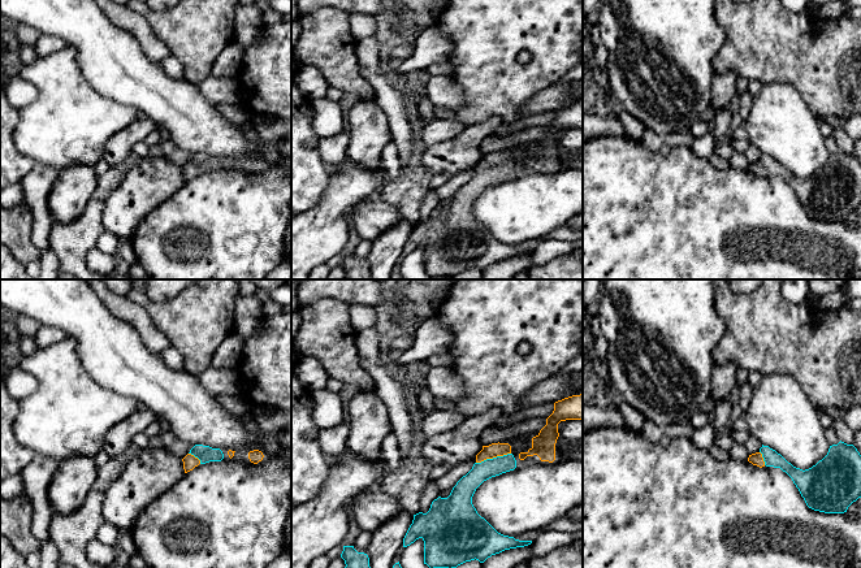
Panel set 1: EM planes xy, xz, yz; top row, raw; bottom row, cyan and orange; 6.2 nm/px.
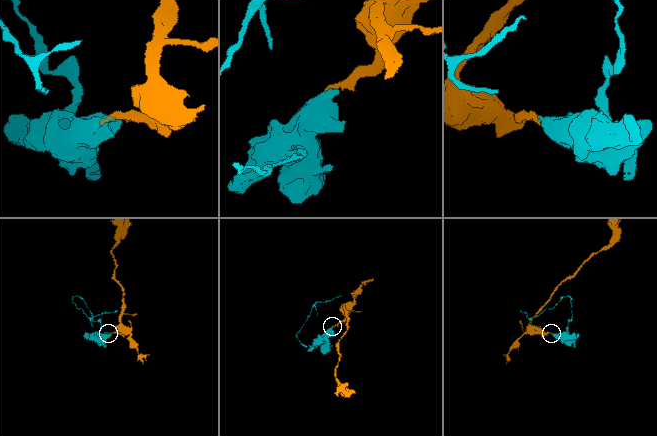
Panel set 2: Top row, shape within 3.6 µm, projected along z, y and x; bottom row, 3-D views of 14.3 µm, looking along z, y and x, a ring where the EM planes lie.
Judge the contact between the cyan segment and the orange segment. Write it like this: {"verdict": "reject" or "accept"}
{"verdict": "accept"}

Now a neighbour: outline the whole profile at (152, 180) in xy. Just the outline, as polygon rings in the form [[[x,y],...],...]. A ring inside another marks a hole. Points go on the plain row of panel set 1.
[[[165,155],[144,156],[124,175],[118,187],[105,199],[101,222],[108,233],[130,238],[139,222],[170,198],[185,183],[182,166],[169,161]]]

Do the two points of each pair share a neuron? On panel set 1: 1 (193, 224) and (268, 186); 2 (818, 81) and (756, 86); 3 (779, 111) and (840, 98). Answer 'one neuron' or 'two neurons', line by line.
1: one neuron
2: two neurons
3: two neurons

